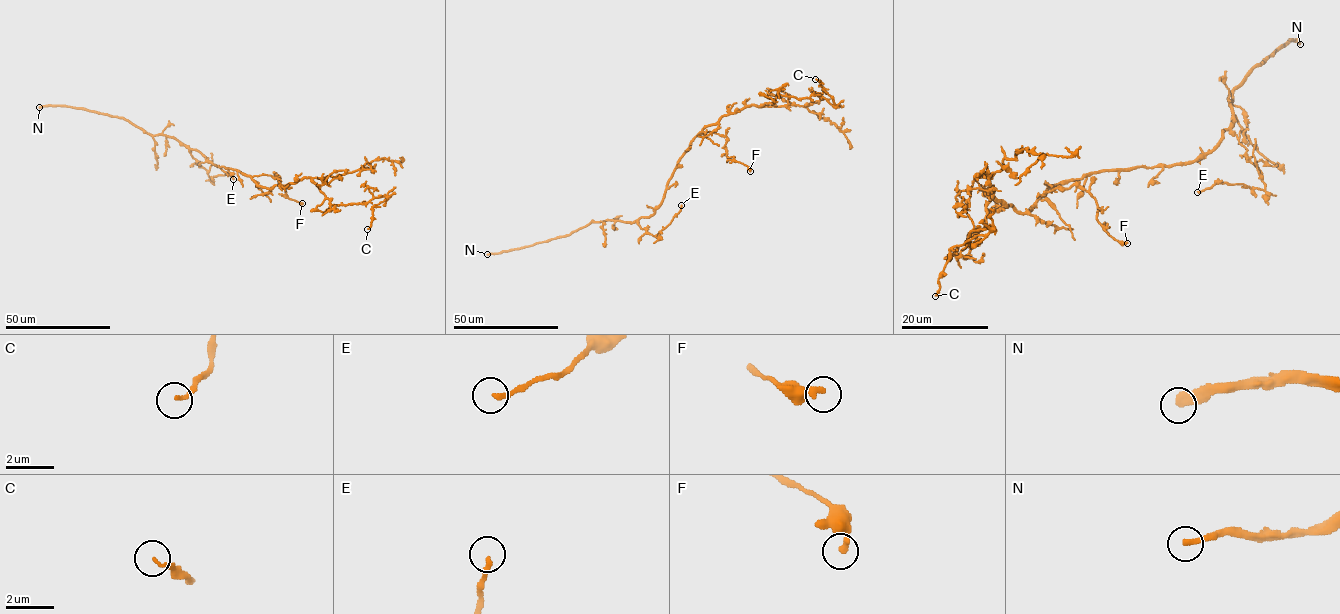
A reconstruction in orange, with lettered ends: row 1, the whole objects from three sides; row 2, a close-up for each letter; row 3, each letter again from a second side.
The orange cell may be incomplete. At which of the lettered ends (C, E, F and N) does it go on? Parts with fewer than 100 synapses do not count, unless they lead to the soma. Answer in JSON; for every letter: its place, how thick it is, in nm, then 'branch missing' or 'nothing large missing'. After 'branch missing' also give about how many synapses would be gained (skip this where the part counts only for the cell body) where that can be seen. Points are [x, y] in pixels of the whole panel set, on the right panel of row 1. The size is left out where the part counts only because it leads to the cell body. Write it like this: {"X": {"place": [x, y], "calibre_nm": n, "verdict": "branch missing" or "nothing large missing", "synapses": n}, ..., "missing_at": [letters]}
{"C": {"place": [935, 296], "calibre_nm": 120, "verdict": "nothing large missing"}, "E": {"place": [1197, 192], "calibre_nm": 200, "verdict": "nothing large missing"}, "F": {"place": [1127, 243], "calibre_nm": 280, "verdict": "nothing large missing"}, "N": {"place": [1300, 44], "calibre_nm": 360, "verdict": "branch missing", "synapses": 650}, "missing_at": ["N"]}

